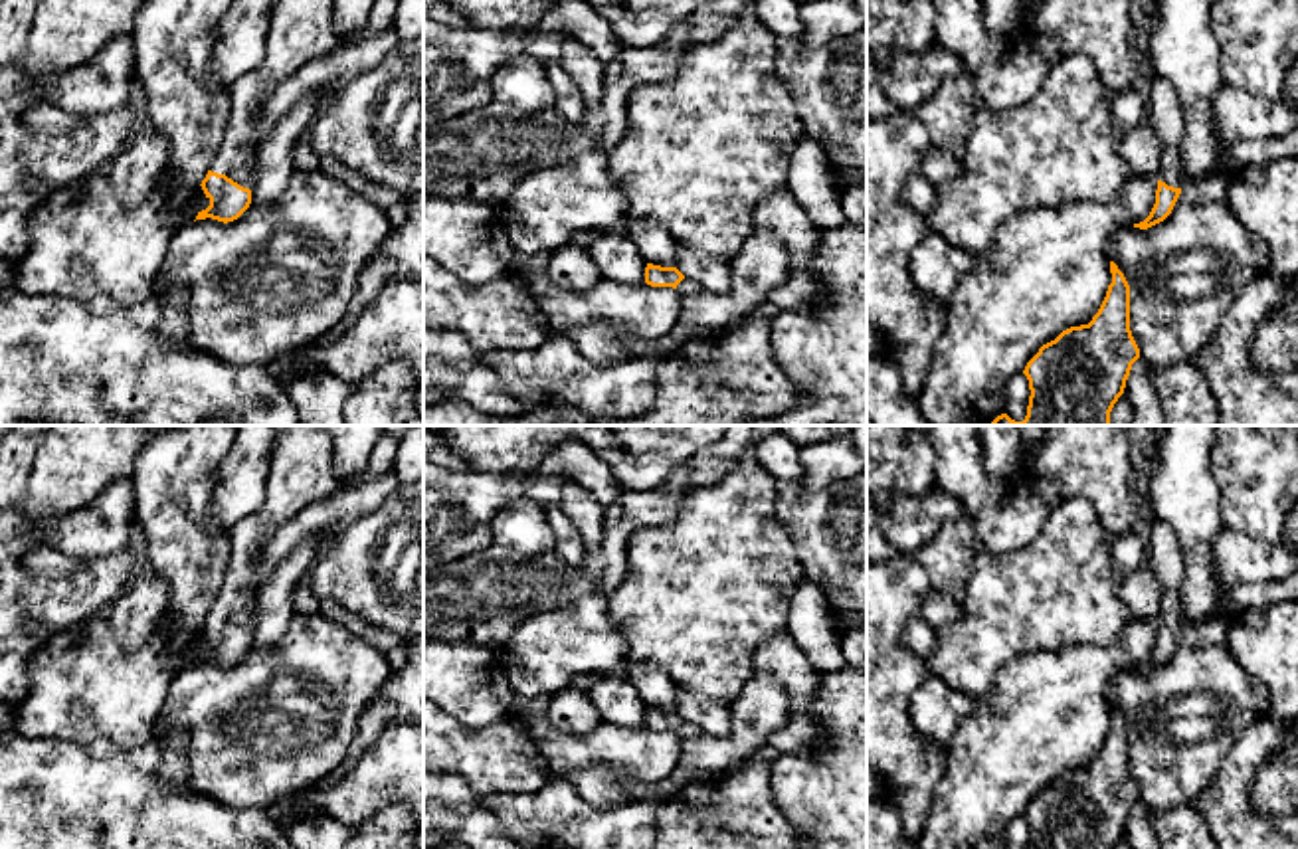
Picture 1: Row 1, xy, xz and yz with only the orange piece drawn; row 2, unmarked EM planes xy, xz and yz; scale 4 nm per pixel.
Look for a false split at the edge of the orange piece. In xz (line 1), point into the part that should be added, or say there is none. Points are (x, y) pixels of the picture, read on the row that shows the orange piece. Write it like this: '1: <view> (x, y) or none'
1: xz (685, 287)

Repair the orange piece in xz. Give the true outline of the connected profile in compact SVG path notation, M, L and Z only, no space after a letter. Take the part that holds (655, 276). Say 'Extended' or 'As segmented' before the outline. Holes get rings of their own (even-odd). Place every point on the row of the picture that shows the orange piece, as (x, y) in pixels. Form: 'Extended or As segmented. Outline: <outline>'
Extended. Outline: M647 263L645 283L651 287L673 287L681 297L698 293L698 285L687 279L677 267Z

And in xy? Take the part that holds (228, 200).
Extended. Outline: M273 0L267 51L257 69L228 87L232 111L220 150L202 190L210 206L196 220L233 222L251 204L251 172L257 154L253 125L271 91L303 65L323 59L344 40L332 30L330 0Z

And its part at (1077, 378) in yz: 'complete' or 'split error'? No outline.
complete

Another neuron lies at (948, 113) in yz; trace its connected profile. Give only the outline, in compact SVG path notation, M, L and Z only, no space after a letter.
M962 69L944 79L914 113L930 135L930 146L960 160L977 113L972 75Z

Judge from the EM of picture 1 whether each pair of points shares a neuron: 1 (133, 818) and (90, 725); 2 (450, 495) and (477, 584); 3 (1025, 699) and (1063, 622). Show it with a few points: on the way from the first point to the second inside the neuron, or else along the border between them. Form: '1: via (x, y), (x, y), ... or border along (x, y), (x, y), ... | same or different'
1: border along (48, 739), (111, 741), (119, 747), (141, 747) | different
2: border along (493, 543), (444, 565) | different
3: border along (1095, 644), (1029, 652), (1006, 665) | different

